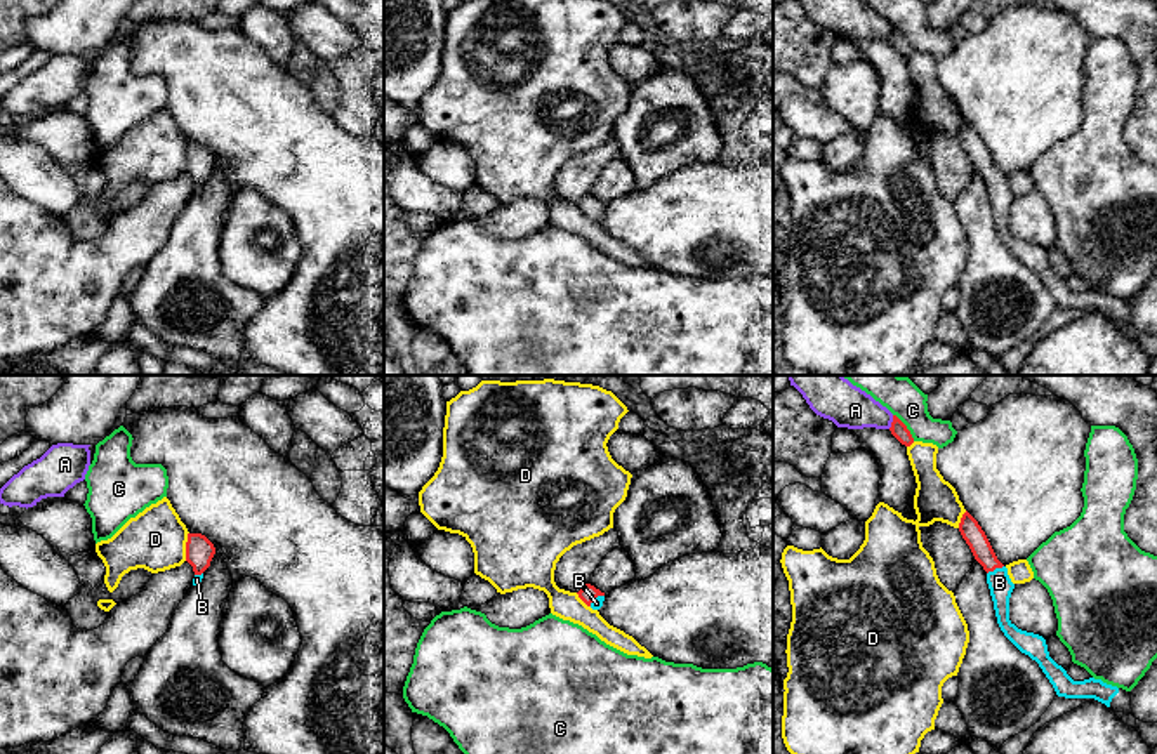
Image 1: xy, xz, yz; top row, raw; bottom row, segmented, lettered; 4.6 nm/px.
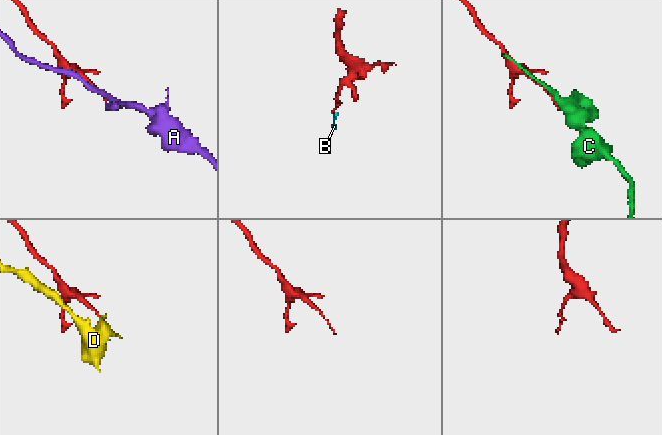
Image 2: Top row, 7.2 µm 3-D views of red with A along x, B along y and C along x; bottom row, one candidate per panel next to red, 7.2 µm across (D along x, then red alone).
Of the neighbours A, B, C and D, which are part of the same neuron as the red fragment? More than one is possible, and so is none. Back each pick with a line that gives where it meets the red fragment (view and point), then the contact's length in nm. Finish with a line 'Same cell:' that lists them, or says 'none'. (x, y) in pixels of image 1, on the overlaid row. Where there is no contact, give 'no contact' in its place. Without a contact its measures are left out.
B: yz (994, 568) | 90 nm
Same cell: B

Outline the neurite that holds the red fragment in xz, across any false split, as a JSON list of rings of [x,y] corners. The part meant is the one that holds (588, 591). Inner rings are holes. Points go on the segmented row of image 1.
[[[585,584],[577,594],[592,610],[599,610],[603,606],[605,592],[591,584]]]

